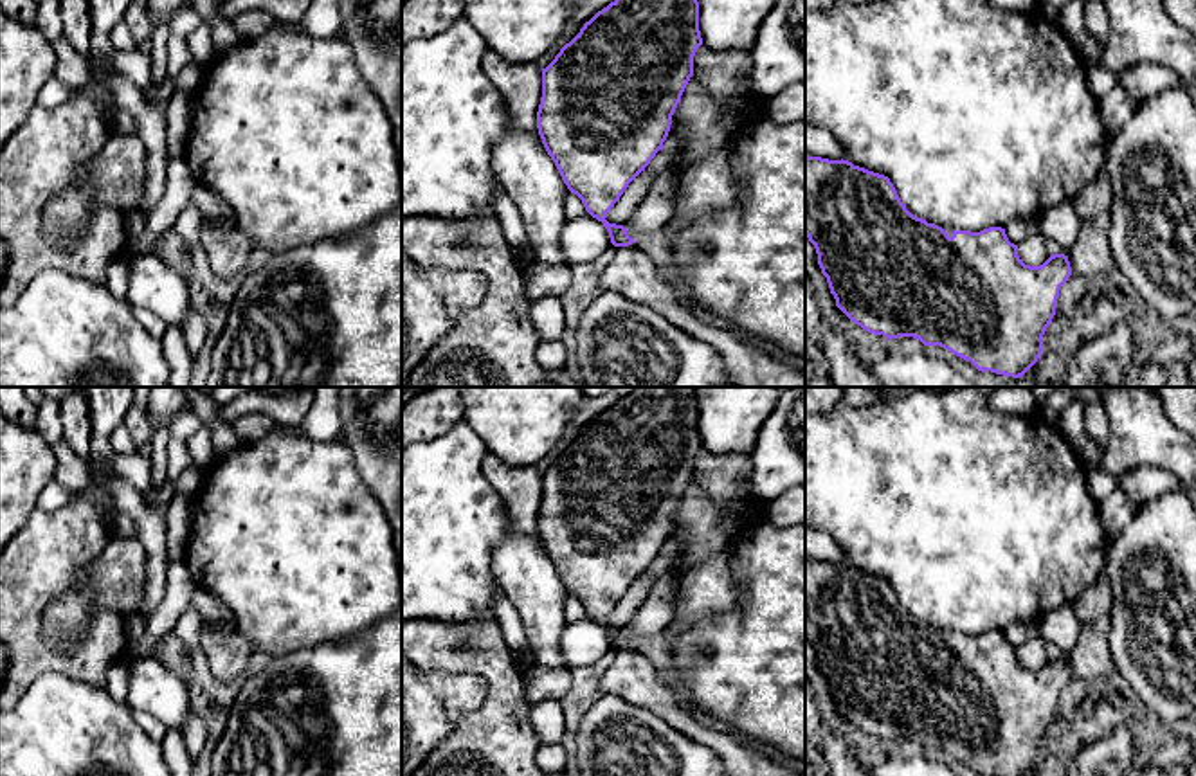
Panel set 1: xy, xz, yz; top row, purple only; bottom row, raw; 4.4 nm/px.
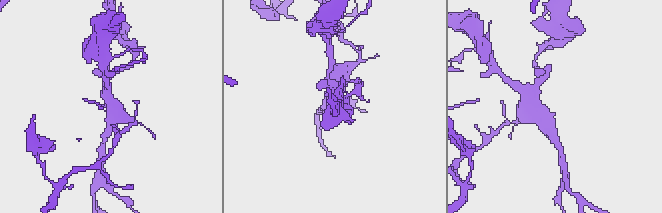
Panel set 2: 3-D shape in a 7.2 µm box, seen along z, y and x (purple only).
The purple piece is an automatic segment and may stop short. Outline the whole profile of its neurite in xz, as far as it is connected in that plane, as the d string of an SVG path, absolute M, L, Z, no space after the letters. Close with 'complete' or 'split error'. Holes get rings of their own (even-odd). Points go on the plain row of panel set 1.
M634 387L585 425L542 472L539 538L567 592L603 627L616 650L600 682L603 693L652 711L675 731L710 747L720 758L726 776L798 776L731 735L697 722L670 677L634 648L623 628L605 623L629 587L663 553L701 448L695 387Z | split error

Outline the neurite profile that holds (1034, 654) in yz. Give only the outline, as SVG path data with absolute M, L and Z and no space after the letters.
M1036 634L1018 648L1018 659L1025 668L1039 670L1050 661L1050 650Z

